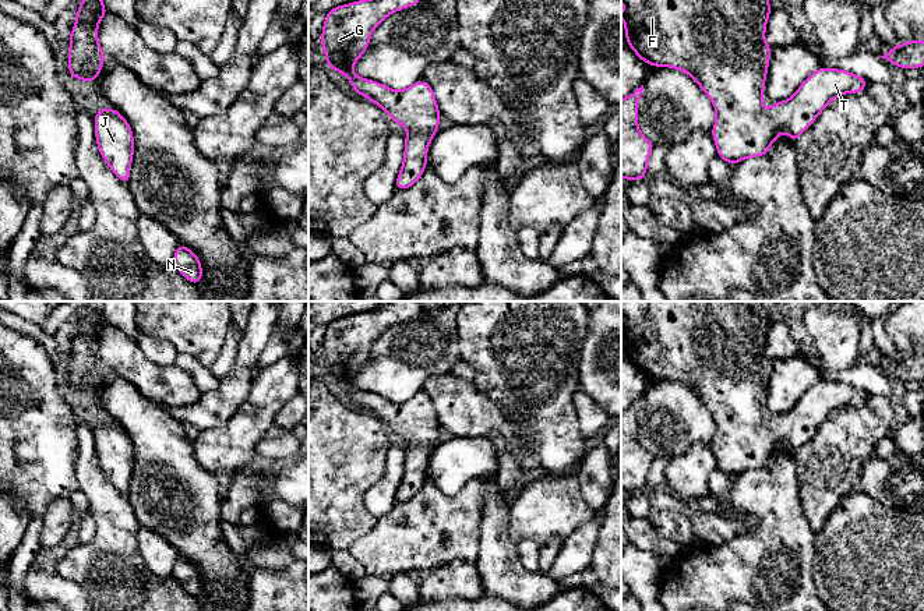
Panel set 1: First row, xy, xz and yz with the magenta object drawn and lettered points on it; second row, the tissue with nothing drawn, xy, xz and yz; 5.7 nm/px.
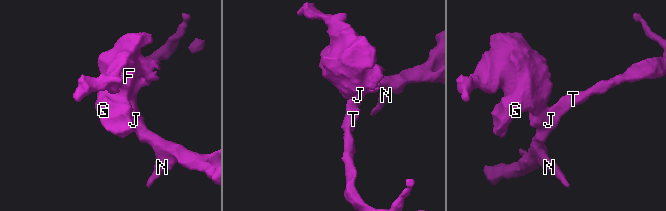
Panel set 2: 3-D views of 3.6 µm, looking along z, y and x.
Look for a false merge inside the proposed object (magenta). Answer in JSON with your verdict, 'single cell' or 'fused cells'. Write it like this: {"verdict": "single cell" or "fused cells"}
{"verdict": "single cell"}

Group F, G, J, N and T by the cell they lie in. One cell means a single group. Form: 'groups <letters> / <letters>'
groups F G J N T

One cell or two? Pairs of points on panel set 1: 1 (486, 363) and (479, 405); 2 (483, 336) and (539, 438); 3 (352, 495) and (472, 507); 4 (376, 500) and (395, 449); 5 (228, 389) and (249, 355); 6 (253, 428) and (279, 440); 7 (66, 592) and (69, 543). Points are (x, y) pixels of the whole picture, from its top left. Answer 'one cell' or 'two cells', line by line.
1: two cells
2: one cell
3: two cells
4: one cell
5: one cell
6: two cells
7: one cell

